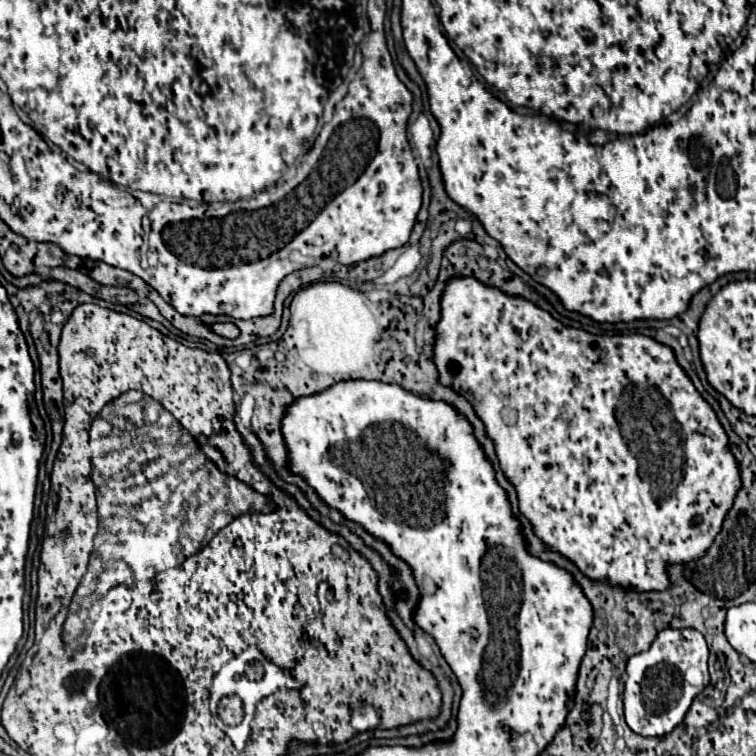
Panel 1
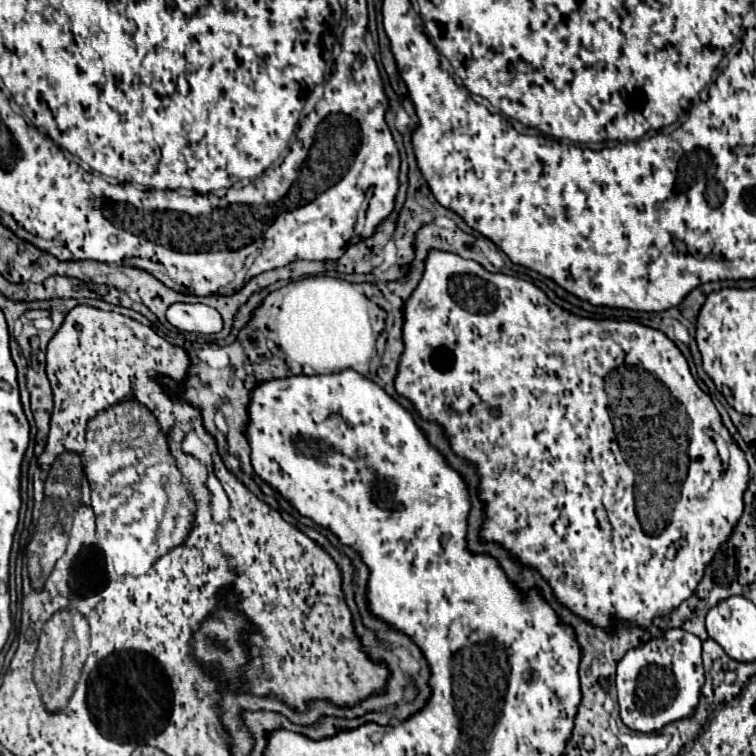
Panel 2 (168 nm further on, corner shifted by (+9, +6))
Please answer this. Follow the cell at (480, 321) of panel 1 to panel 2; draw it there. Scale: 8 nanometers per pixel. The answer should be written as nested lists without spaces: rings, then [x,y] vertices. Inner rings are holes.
[[[432,250],[426,258],[426,272],[412,292],[412,298],[408,298],[404,314],[404,354],[396,376],[396,392],[412,400],[422,418],[442,424],[452,442],[452,450],[478,466],[480,498],[486,502],[484,540],[500,542],[522,564],[538,568],[550,582],[556,598],[594,626],[608,628],[616,618],[618,622],[630,620],[632,624],[646,628],[654,616],[668,614],[672,602],[690,598],[704,574],[704,566],[712,560],[718,546],[724,544],[724,538],[728,538],[736,518],[742,514],[742,494],[748,486],[748,462],[744,452],[732,442],[712,398],[694,382],[686,358],[666,334],[636,322],[598,322],[572,316],[552,304],[540,288],[532,290],[529,281],[488,272],[478,262],[460,258],[458,254]],[[622,364],[640,366],[650,374],[608,374]],[[488,404],[496,404],[502,410],[502,416],[490,416]]]

